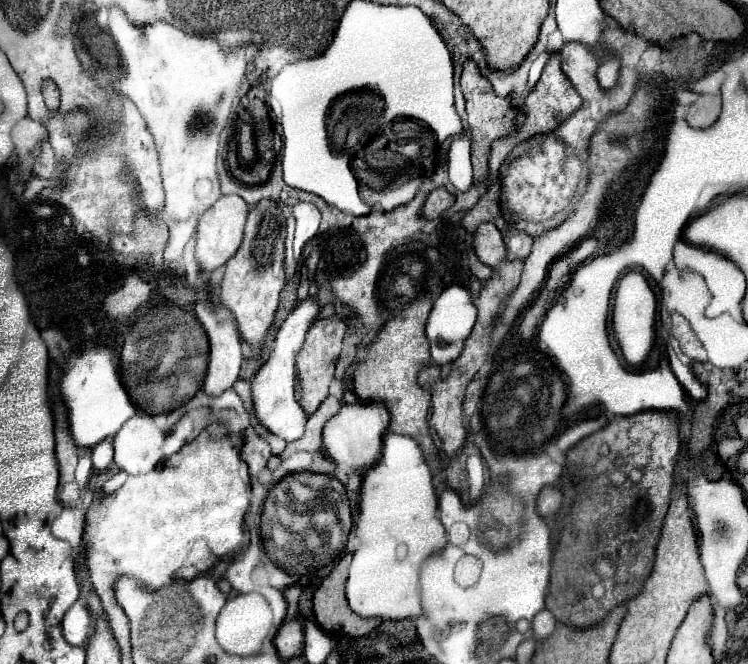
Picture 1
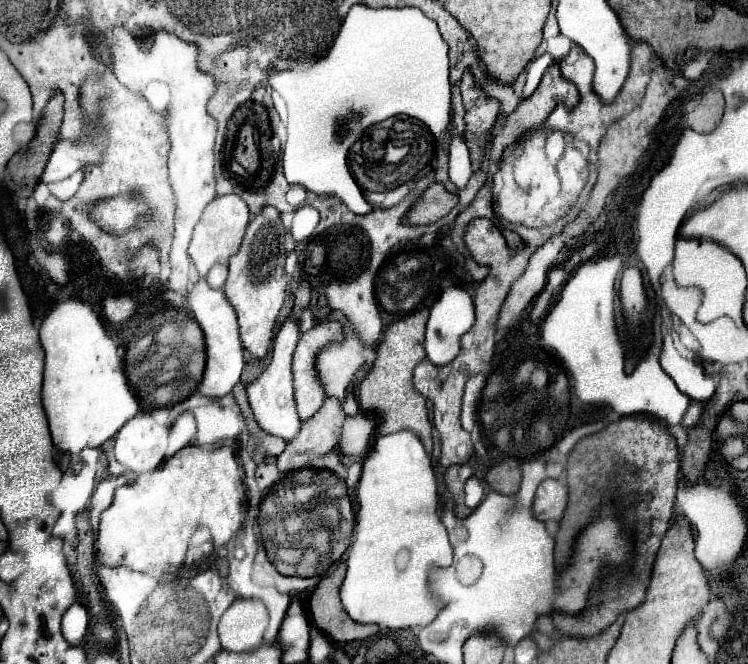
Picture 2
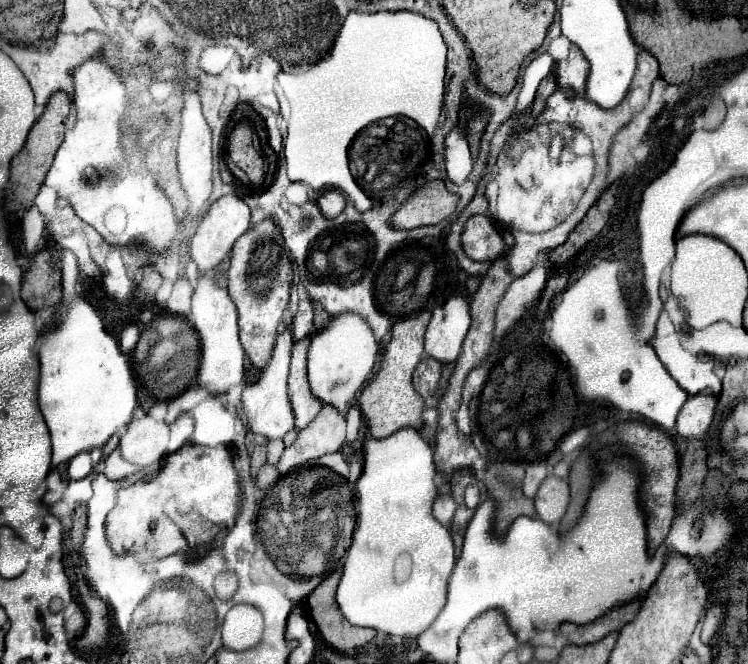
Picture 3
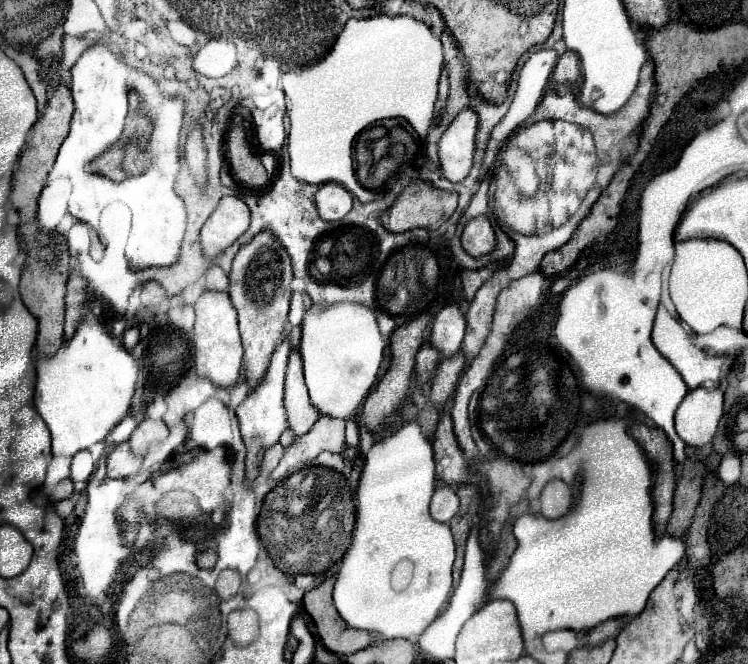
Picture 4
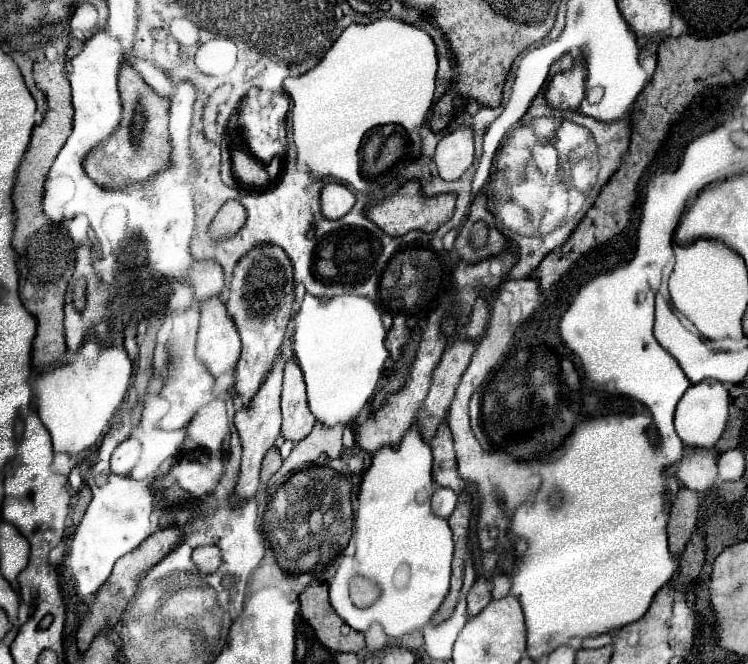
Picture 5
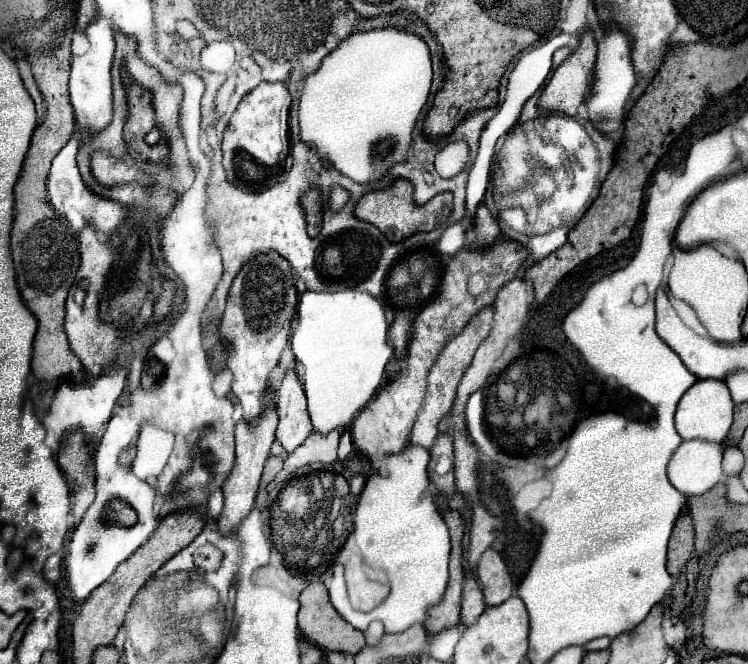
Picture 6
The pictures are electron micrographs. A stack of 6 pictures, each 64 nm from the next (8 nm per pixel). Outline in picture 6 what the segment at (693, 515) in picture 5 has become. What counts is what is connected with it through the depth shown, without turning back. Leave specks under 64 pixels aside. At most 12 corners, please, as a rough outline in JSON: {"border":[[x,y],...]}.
{"border":[[684,514],[668,546],[668,572],[680,576],[694,556],[694,524]]}

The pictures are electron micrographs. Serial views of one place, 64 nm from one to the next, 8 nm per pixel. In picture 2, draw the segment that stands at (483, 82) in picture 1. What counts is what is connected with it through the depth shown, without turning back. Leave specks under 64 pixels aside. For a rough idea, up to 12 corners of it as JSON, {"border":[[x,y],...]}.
{"border":[[460,82],[464,100],[464,140],[472,168],[484,160],[498,102],[472,84]]}

